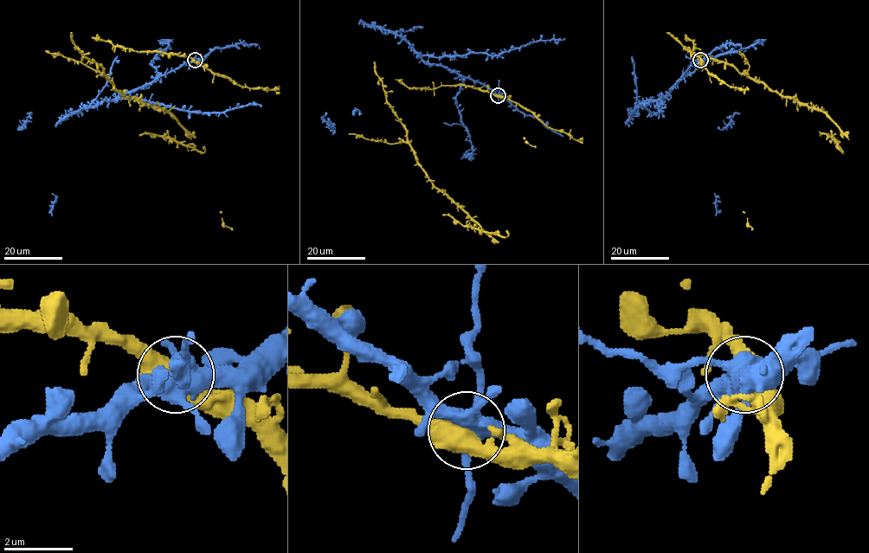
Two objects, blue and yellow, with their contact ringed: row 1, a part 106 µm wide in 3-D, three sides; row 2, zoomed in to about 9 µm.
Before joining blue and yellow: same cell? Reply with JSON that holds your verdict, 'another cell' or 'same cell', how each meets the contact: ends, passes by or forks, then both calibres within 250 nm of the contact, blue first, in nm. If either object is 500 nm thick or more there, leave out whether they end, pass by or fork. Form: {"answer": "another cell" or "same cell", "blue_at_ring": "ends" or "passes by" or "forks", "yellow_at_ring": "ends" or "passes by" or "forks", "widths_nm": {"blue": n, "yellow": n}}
{"answer": "another cell", "widths_nm": {"blue": 500, "yellow": 550}}

